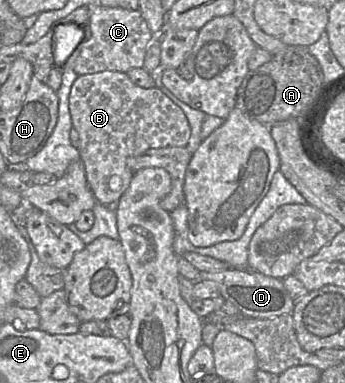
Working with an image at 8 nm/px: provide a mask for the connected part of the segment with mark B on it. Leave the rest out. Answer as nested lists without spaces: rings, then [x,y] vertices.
[[[103,71],[93,74],[80,75],[73,82],[69,95],[69,111],[73,128],[79,134],[80,159],[85,166],[85,175],[91,192],[98,203],[108,207],[113,207],[128,188],[133,172],[127,166],[127,159],[131,156],[137,156],[144,153],[148,149],[165,148],[165,147],[185,147],[191,136],[191,128],[188,119],[183,110],[172,102],[159,88],[145,89],[135,85],[124,72],[119,71]]]

